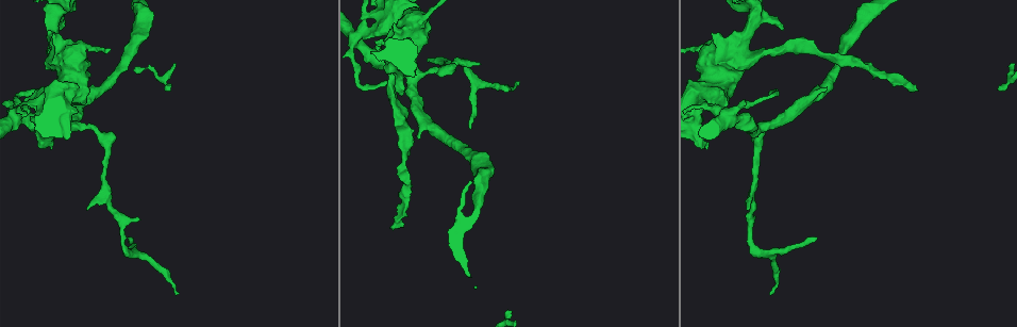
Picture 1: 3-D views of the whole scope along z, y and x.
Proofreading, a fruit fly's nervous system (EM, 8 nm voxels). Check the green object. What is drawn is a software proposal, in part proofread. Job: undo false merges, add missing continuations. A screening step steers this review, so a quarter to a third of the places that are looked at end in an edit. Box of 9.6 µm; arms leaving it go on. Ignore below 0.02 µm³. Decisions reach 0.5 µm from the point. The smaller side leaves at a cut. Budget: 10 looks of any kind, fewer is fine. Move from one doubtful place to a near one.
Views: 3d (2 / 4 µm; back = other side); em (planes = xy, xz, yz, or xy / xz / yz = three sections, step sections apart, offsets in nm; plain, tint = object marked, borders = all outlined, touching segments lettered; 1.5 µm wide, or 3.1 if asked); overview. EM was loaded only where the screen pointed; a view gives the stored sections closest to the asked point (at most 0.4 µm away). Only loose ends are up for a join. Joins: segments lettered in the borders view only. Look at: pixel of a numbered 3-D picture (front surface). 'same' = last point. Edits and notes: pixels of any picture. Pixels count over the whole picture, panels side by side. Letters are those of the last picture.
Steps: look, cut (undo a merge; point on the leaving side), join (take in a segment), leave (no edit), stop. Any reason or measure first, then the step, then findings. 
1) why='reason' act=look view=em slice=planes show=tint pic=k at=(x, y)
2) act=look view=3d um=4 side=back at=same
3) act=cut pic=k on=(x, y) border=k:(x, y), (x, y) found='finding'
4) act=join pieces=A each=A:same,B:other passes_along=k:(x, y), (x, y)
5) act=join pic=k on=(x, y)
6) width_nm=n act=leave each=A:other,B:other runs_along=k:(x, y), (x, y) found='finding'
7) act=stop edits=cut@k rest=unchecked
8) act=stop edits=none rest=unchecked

act=look view=3d um=4 pic=1 at=(914, 90)

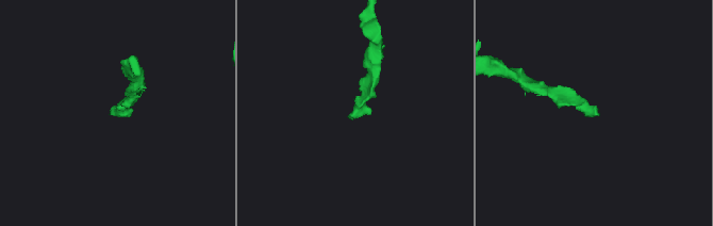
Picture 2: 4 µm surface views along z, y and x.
act=look view=em slice=planes show=borders pic=2 at=(348, 115)

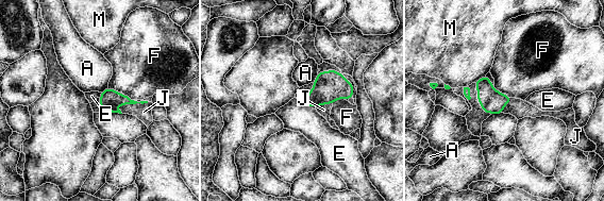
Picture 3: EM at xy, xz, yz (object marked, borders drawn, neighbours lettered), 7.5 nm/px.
width_nm=160 longest_contact=J:260nm act=join pieces=J each=A:other,E:other,F:other,J:same,M:other found='it goes on there'

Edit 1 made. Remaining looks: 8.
why='an open end' act=look view=3d um=4 pic=1 at=(399, 94)

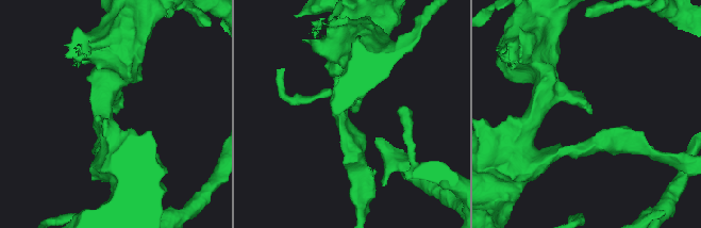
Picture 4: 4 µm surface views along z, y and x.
why='now the EM' act=look view=em slice=xy step=8 show=tint pic=4 at=(353, 112)

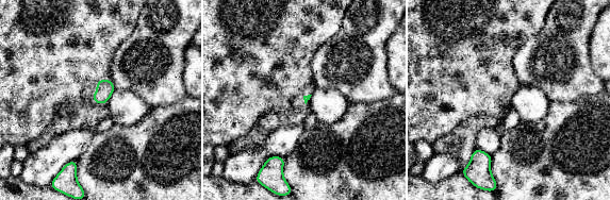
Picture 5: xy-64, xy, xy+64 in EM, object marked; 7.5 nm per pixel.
why='cut it another way' act=look view=em slice=planes show=borders at=same

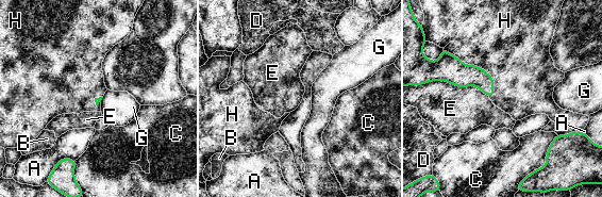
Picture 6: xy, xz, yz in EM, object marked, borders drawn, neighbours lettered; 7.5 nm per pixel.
act=leave each=A:other,B:other,C:other,D:other,E:other,G:other,H:other found='no lettered segment goes on from it'

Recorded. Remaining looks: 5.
why='thick end' act=look view=3d um=4 pic=1 at=(54, 34)

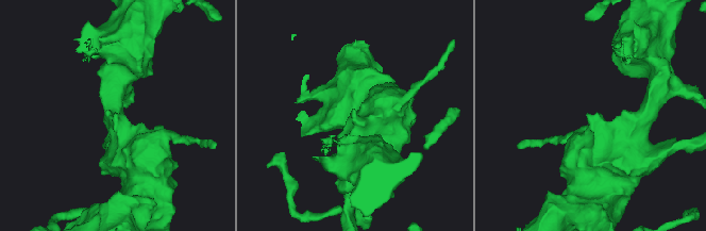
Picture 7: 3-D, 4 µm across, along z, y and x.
why='shape alone is not enough' act=look view=em slice=xz step=4 show=borders pic=7 at=(115, 112)

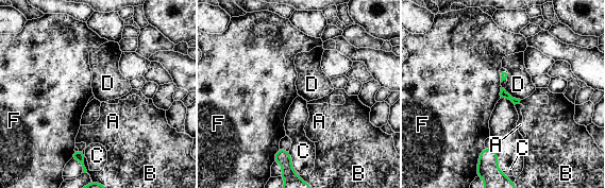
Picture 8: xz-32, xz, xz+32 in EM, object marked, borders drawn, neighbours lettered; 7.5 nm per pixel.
act=leave each=A:other,B:other,C:other,D:other,F:other border=8:(501, 87), (520, 100) found='none of them fits'

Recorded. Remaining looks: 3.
act=stop edits=join@3 rest=unchecked

